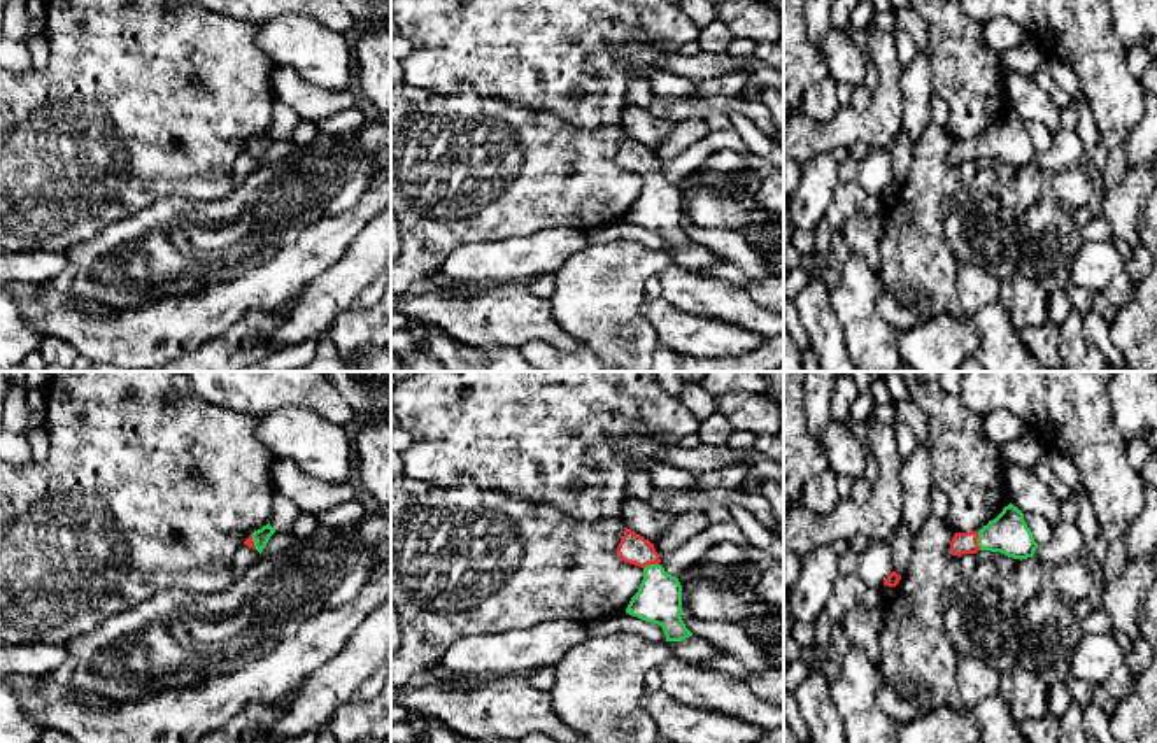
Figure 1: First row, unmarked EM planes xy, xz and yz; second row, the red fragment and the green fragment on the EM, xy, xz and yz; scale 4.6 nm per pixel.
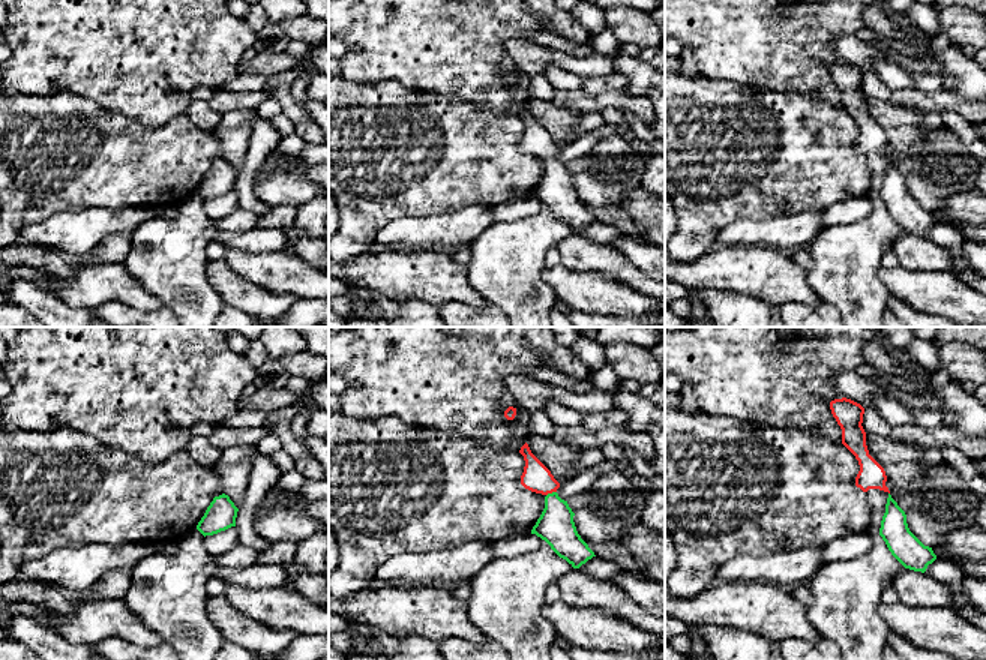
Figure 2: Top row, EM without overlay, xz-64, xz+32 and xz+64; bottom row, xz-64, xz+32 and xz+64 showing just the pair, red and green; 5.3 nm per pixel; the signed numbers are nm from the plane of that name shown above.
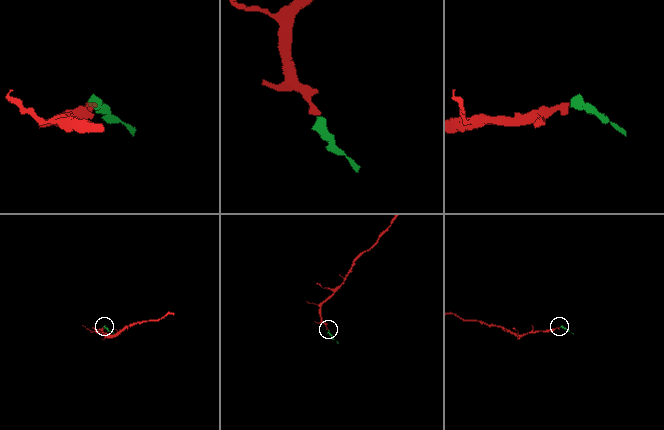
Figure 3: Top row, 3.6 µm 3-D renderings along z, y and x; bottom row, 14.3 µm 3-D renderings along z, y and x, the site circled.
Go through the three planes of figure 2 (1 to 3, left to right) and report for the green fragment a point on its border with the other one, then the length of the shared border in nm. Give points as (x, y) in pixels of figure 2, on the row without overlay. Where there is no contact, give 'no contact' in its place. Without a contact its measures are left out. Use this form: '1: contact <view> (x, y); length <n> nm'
1: no contact
2: contact xz+32 (551, 156); length 60 nm
3: no contact

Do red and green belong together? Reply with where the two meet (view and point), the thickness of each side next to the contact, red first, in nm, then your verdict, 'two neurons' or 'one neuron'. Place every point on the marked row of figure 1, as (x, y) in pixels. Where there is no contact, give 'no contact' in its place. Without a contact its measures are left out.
contact yz (977, 542); calibres 100 and 190 nm; one neuron

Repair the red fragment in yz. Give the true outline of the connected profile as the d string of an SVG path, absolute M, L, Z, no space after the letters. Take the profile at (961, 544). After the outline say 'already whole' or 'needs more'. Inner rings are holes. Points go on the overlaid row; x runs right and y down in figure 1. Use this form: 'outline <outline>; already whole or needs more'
outline M1011 503L978 533L955 533L950 541L950 552L957 557L990 550L1022 561L1033 557L1036 548L1038 543L1024 520L1024 513Z; needs more

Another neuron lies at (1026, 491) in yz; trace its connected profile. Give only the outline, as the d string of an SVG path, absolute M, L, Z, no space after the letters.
M1003 461L1003 480L1008 499L1022 513L1038 513L1052 526L1061 522L1061 501L1033 471L1031 466L1020 466L1011 461Z

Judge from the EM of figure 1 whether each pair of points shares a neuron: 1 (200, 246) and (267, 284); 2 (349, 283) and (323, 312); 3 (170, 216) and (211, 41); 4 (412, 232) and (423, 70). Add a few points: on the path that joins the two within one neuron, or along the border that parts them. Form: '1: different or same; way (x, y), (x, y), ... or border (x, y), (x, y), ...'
1: different; border (279, 249), (270, 258), (235, 277), (205, 288)
2: same; way (342, 290), (326, 305)
3: different; border (216, 200), (165, 195), (137, 212)
4: different; border (409, 84), (435, 93), (456, 93), (463, 88)

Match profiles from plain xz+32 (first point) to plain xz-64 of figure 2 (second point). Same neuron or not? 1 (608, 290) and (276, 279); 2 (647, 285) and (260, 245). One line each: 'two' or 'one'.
1: two
2: two

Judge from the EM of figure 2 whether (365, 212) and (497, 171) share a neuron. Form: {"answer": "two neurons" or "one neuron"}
{"answer": "one neuron"}

